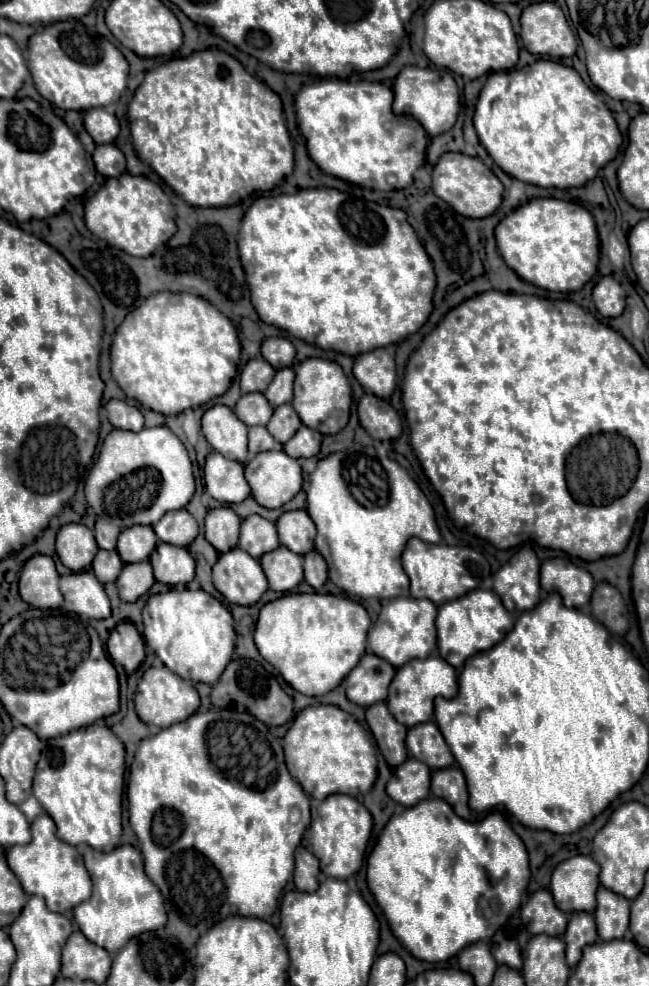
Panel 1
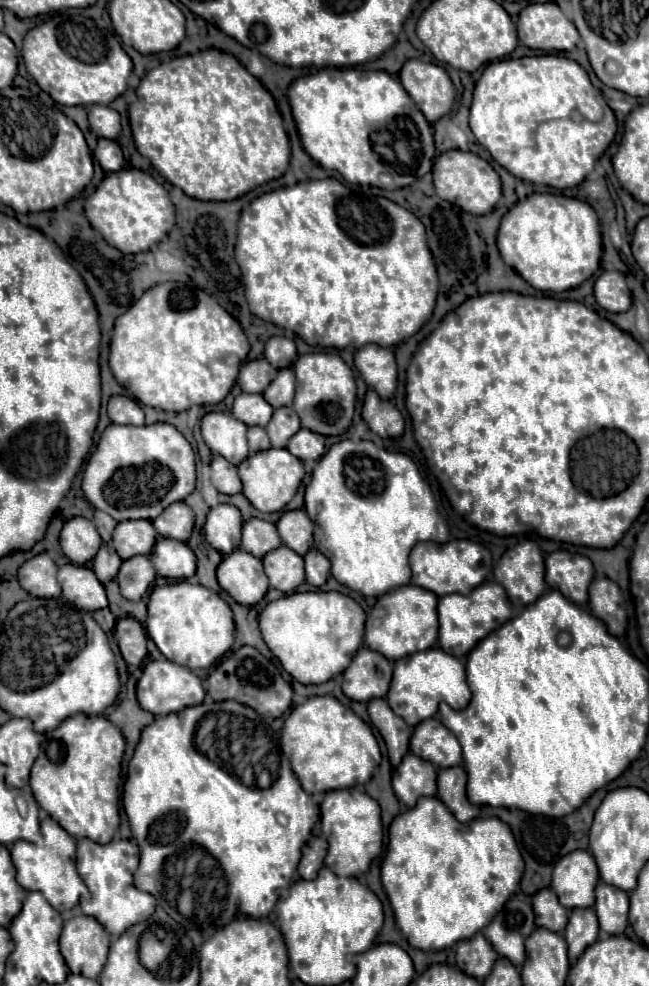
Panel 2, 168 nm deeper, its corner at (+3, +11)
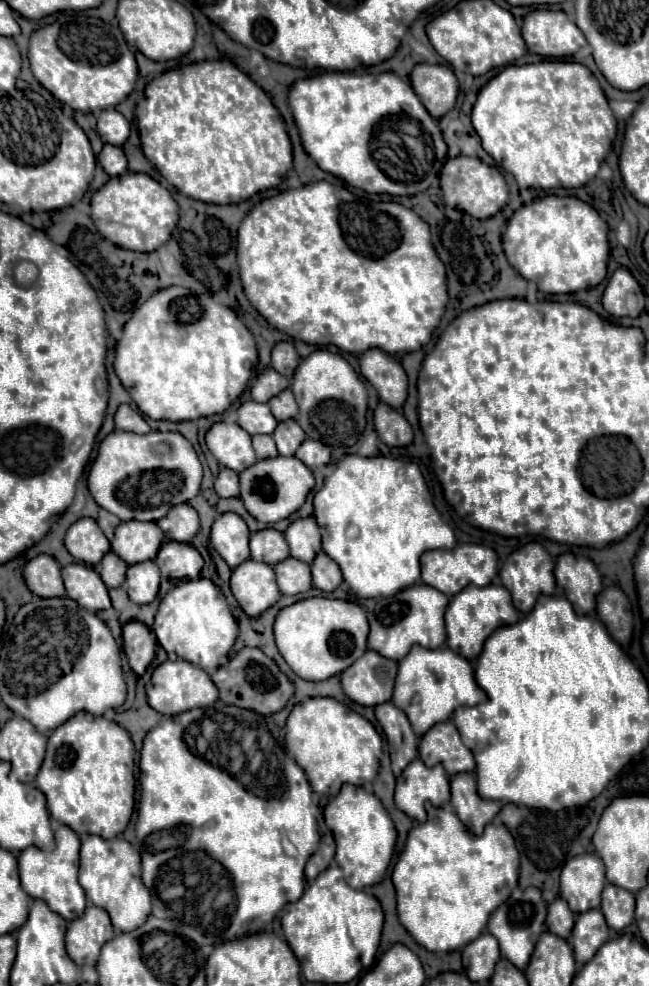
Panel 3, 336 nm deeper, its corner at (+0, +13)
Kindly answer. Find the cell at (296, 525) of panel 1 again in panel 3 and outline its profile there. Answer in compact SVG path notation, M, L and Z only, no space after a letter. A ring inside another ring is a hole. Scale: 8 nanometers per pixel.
M313 517L295 519L285 529L285 539L291 549L291 557L311 563L315 555L321 551L321 533Z

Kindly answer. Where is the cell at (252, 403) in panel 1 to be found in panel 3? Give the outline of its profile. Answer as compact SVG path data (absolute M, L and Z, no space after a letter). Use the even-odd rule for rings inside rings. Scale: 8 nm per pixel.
M245 401L239 407L239 421L237 423L251 435L257 435L257 433L271 435L277 427L277 419L269 411L269 405L257 403L257 401Z

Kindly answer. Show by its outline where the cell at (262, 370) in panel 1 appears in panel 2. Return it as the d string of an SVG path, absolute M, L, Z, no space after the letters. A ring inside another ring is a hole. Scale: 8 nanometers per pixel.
M256 359L242 365L238 375L238 385L244 393L262 393L272 383L276 373L278 371L266 359Z

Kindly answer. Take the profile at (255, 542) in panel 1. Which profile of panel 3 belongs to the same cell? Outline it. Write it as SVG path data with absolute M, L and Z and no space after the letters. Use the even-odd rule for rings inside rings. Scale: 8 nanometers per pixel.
M263 529L257 533L251 533L249 537L249 549L251 559L263 561L269 565L275 565L289 557L289 547L281 531L275 529Z

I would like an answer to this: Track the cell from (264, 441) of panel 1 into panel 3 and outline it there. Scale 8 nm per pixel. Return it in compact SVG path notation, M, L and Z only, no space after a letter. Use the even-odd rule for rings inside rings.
M253 435L253 449L257 453L257 459L277 457L277 447L271 435Z

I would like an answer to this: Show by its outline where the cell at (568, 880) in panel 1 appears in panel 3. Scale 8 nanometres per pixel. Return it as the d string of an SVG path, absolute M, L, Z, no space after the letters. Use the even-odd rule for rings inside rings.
M575 855L561 869L561 885L559 895L569 903L573 913L583 913L589 909L597 909L601 903L601 891L605 887L605 869L597 855Z

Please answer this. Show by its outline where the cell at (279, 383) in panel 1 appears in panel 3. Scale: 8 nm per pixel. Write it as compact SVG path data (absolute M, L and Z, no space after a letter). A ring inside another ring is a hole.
M291 387L281 391L281 395L275 395L273 399L269 399L269 407L271 407L271 411L273 411L277 421L285 421L285 419L295 419L297 417L297 403L293 399Z

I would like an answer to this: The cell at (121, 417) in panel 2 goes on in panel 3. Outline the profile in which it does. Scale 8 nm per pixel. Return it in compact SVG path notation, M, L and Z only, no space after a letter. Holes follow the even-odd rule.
M119 405L115 413L115 427L119 431L133 431L133 433L149 433L151 427L143 419L143 415L133 409L131 405Z

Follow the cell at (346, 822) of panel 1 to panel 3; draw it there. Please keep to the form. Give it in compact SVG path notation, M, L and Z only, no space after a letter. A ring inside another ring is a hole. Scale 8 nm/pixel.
M343 785L339 795L333 797L325 807L325 823L333 831L337 845L335 861L343 869L345 881L353 889L363 889L379 883L389 867L397 841L395 825L381 801L373 793L367 793L363 787Z

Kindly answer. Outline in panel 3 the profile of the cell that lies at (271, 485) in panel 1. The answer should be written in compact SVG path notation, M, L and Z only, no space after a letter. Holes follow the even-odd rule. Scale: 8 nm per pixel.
M283 455L261 459L255 465L247 467L245 471L239 473L239 483L245 509L257 521L263 523L275 523L293 515L303 505L307 493L315 487L315 479L309 467L305 467L297 457L283 457Z

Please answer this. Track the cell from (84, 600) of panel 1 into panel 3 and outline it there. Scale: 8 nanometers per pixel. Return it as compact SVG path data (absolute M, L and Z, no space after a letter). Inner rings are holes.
M71 563L63 567L63 581L67 597L77 601L87 611L101 611L111 607L107 587L95 569L81 563Z

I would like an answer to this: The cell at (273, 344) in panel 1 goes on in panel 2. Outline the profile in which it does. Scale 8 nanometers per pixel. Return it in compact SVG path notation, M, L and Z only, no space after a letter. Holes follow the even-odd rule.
M270 337L264 349L264 357L276 369L292 367L296 361L296 345L288 337Z

